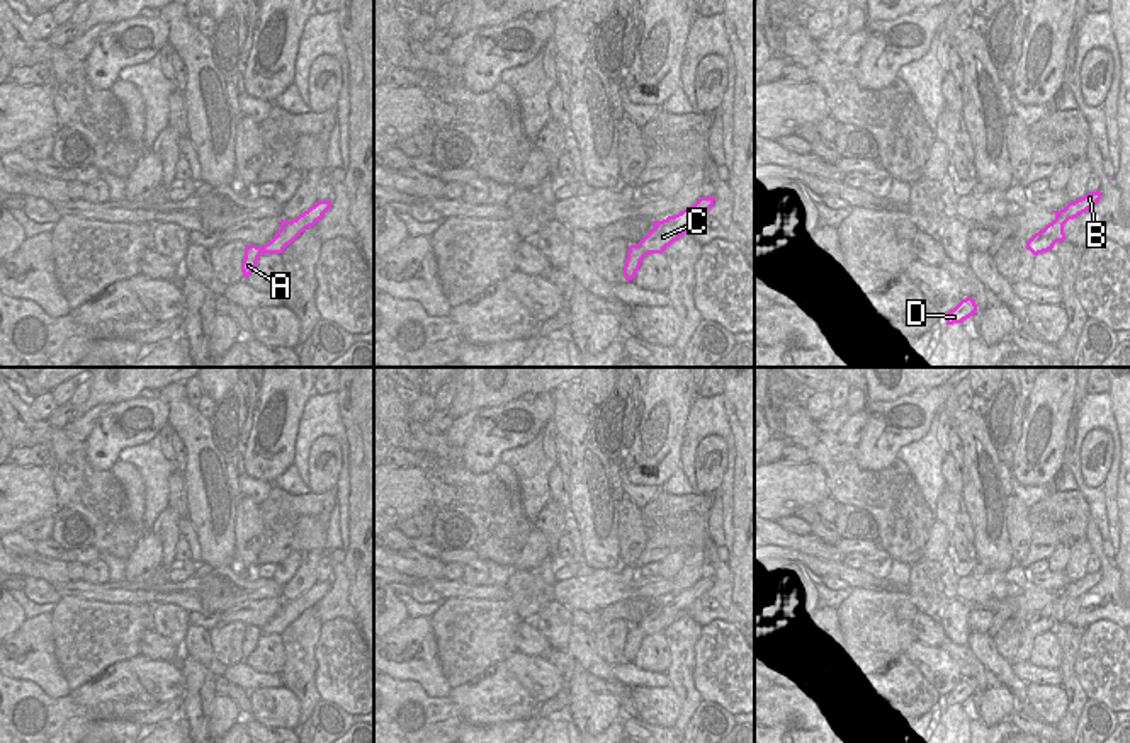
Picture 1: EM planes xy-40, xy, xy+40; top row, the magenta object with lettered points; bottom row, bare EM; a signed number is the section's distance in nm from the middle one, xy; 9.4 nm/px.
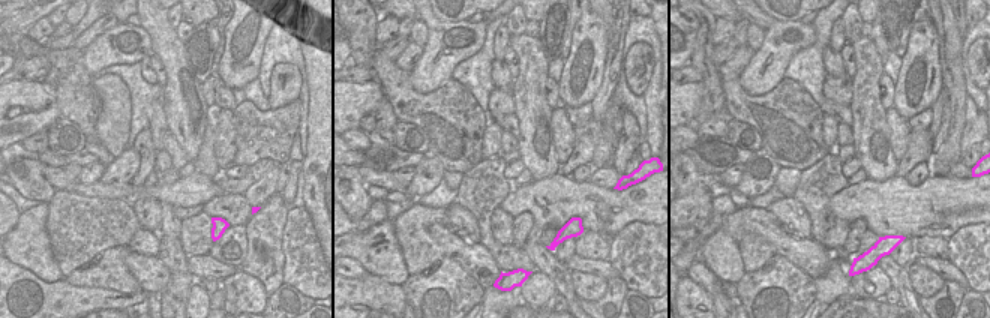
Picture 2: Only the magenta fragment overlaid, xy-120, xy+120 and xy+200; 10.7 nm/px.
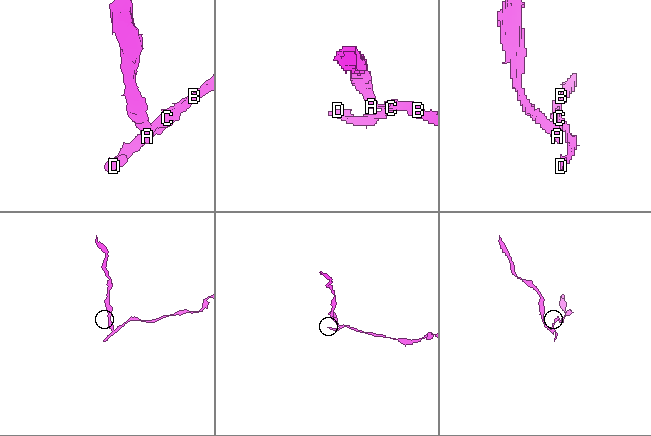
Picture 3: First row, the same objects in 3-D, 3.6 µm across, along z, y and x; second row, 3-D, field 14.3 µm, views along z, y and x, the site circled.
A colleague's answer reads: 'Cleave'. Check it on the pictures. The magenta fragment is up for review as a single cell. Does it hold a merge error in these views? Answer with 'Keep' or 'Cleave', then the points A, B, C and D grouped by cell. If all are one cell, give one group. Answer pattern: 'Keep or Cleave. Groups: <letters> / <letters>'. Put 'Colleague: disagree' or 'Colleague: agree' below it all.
Cleave. Groups: A / B C D
Colleague: agree

